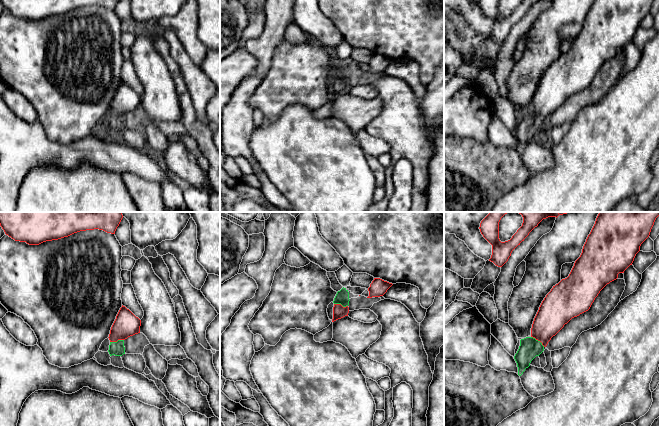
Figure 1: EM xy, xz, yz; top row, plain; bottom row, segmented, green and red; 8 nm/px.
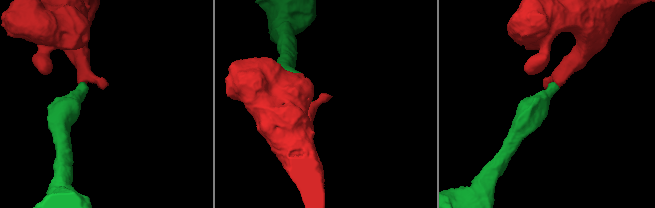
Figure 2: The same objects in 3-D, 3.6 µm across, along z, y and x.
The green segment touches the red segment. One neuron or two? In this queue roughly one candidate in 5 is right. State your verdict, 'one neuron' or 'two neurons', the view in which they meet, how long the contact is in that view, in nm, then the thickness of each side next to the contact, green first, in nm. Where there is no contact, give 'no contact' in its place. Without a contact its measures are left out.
one neuron | yz | 140 nm | 170/240 nm

